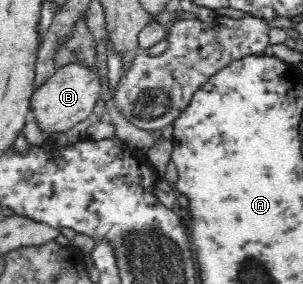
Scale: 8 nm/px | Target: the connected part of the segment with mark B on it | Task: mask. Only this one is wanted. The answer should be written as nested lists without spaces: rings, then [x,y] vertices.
[[[79,62],[64,64],[56,67],[53,76],[35,88],[30,97],[30,110],[35,115],[37,126],[43,132],[49,135],[66,132],[89,117],[95,104],[101,100],[101,92],[103,92],[103,84],[97,70]]]

